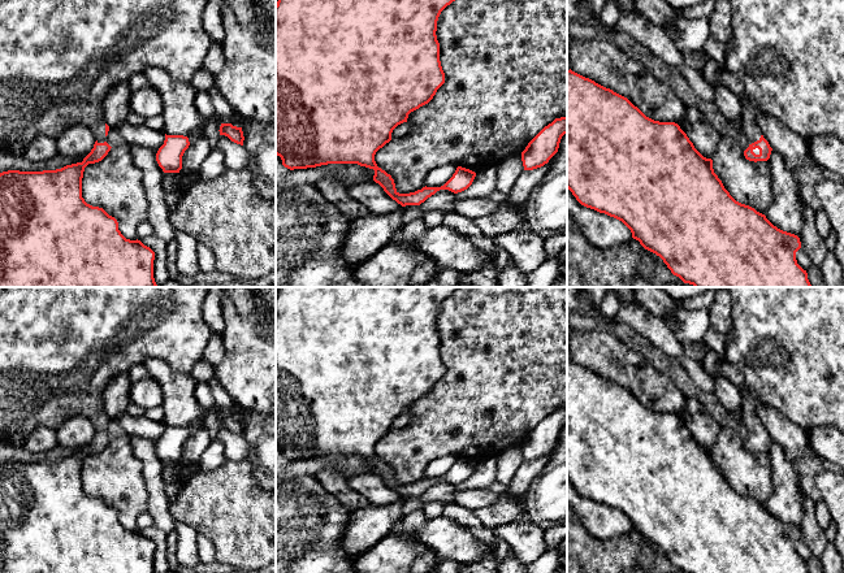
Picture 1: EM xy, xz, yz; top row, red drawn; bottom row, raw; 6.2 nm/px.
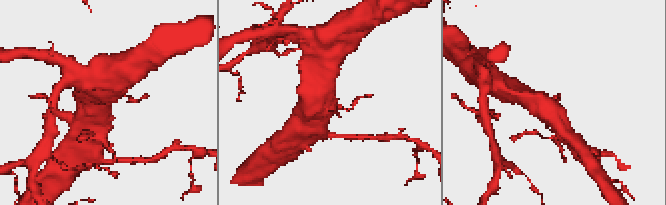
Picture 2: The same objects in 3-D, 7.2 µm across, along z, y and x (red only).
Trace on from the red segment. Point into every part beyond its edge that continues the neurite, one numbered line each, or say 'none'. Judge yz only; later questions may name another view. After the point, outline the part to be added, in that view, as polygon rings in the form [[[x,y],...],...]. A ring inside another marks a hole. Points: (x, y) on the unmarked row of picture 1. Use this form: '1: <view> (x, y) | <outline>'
1: yz (787, 342) | [[[726,287],[732,299],[732,325],[726,334],[723,360],[735,365],[744,383],[743,422],[748,438],[759,431],[759,405],[778,409],[789,421],[809,430],[834,426],[844,431],[844,287]]]

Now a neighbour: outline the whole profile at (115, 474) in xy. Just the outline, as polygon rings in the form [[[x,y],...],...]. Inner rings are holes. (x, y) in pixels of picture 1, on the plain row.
[[[129,435],[112,438],[101,452],[85,459],[82,489],[114,508],[126,530],[137,531],[138,516],[148,511],[148,489]]]

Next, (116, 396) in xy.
[[[117,374],[103,391],[103,409],[109,420],[117,420],[130,403],[130,387],[133,382],[129,374]]]

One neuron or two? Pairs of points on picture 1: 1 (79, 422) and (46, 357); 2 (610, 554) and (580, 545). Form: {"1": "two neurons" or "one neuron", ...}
{"1": "two neurons", "2": "one neuron"}

